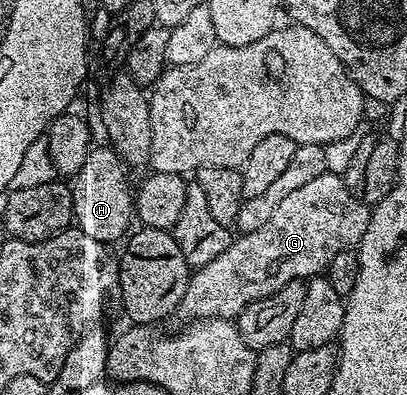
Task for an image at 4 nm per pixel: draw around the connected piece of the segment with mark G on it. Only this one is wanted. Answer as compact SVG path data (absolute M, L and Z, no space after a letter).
M328 173L321 177L313 177L313 181L301 185L301 189L293 189L277 209L273 209L273 217L261 225L261 229L248 231L232 238L229 249L213 257L209 265L198 268L192 274L189 285L185 289L185 297L179 302L178 318L202 321L209 319L234 320L250 303L277 293L294 279L308 280L318 276L342 251L358 248L363 239L365 229L371 220L371 207L357 201L353 193L349 193L342 174Z

